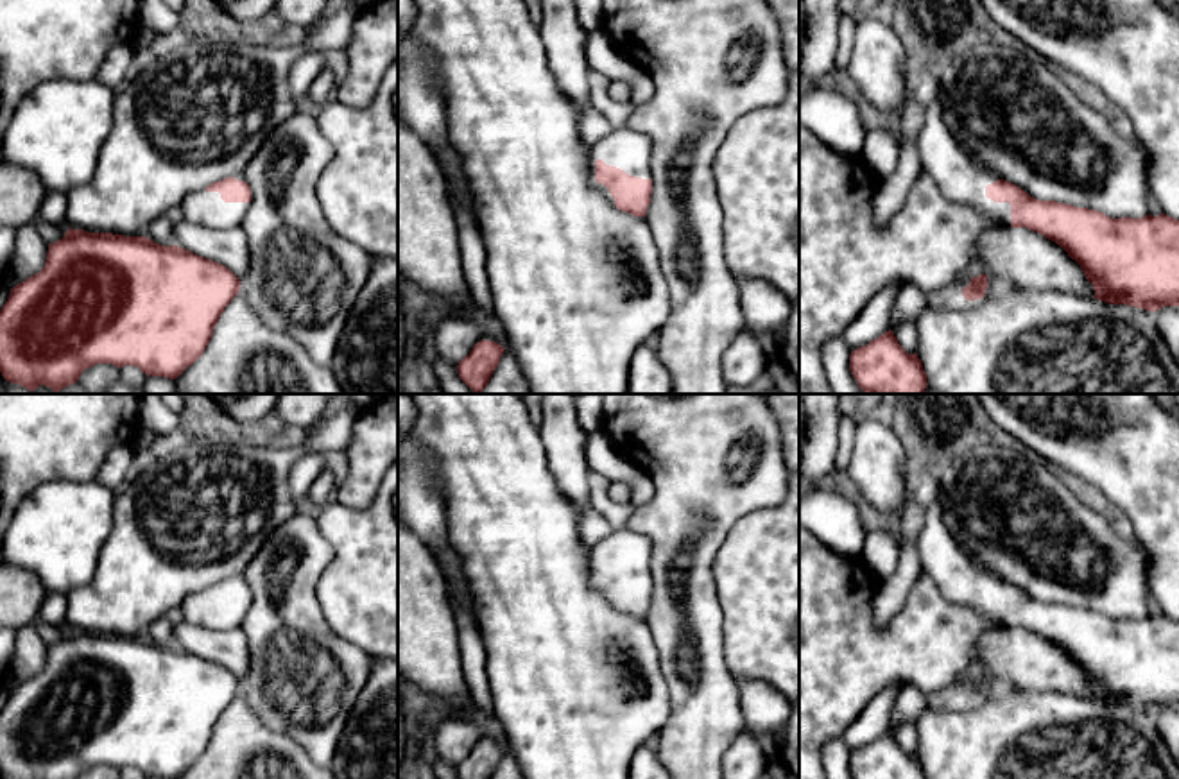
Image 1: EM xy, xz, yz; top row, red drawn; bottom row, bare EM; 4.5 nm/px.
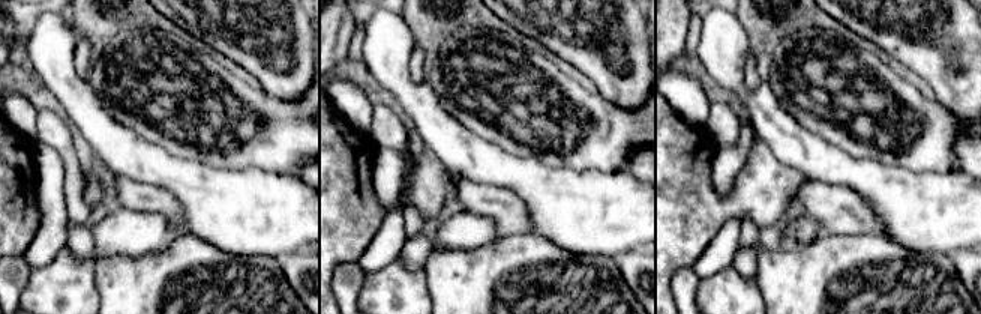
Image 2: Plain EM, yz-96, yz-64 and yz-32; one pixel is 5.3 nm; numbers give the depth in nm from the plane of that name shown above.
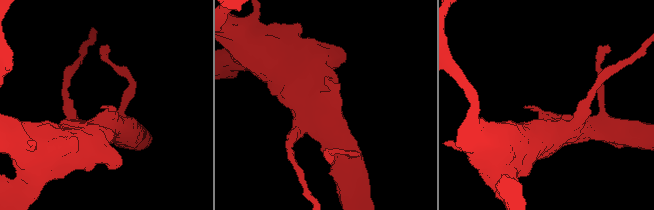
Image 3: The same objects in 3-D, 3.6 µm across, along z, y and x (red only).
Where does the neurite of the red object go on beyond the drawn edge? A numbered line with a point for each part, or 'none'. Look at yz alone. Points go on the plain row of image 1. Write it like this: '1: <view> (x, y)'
1: yz (952, 570)

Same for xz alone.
1: xz (624, 548)

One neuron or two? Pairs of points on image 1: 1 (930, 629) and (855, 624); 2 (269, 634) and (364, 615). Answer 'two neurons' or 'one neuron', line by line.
1: one neuron
2: two neurons

